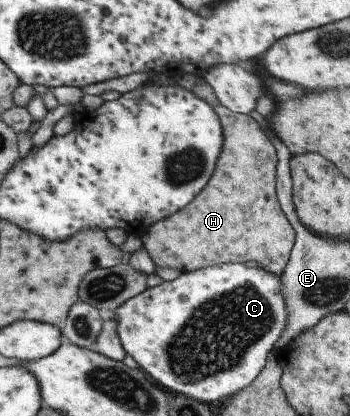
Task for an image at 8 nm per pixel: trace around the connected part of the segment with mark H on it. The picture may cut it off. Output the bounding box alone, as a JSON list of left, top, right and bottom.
[144,76,295,276]

